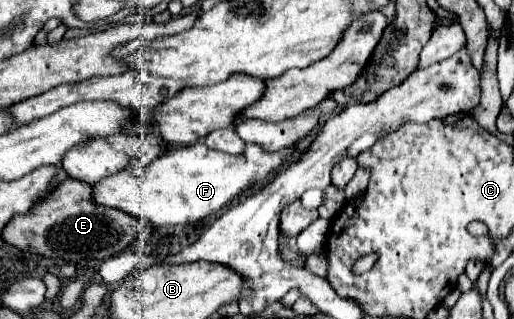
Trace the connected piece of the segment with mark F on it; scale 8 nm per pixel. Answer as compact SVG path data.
M203 143L185 145L181 149L167 151L147 167L135 163L123 173L115 173L115 177L107 177L107 181L95 183L93 201L123 209L133 217L147 217L155 227L195 223L235 201L245 189L255 187L275 175L285 163L293 161L295 149L297 143L277 151L267 151L257 143L247 143L245 153L229 155L217 149L209 149Z

